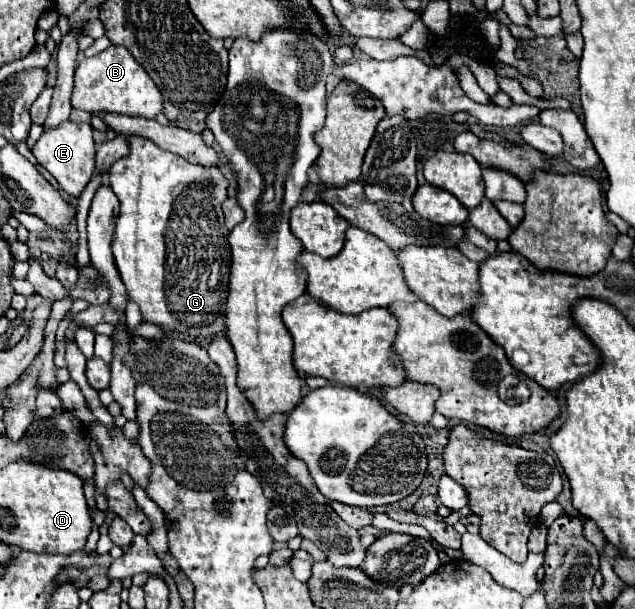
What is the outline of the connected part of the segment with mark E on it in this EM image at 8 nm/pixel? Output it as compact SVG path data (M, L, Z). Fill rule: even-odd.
M66 121L60 127L42 133L42 137L32 149L32 155L50 175L54 175L54 179L70 197L80 197L94 173L96 149L94 149L94 139L92 139L92 127L86 123Z

